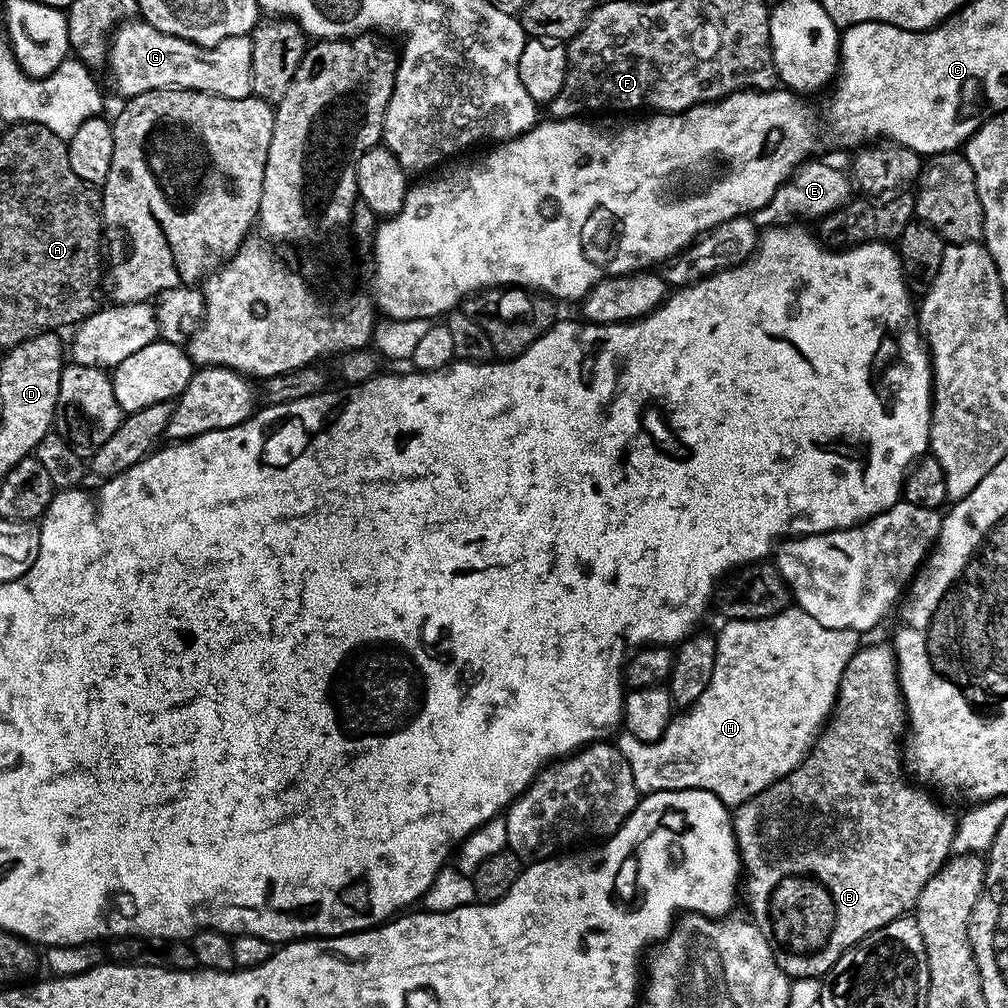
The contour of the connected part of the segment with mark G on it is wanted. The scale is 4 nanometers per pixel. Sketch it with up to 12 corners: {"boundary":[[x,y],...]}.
{"boundary":[[139,18],[111,33],[124,98],[185,88],[253,95],[251,35],[207,48]]}

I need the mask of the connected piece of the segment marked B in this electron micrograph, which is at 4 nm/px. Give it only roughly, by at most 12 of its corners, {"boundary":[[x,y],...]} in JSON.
{"boundary":[[891,643],[731,813],[781,972],[915,909],[958,823],[908,784]]}

